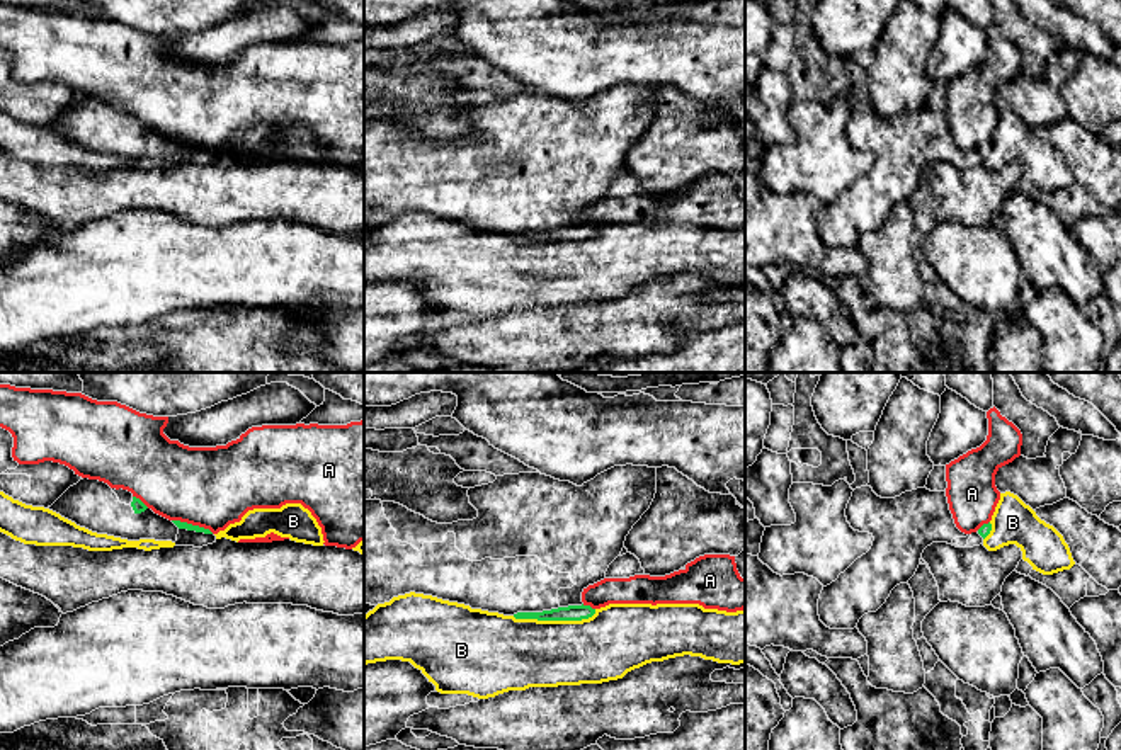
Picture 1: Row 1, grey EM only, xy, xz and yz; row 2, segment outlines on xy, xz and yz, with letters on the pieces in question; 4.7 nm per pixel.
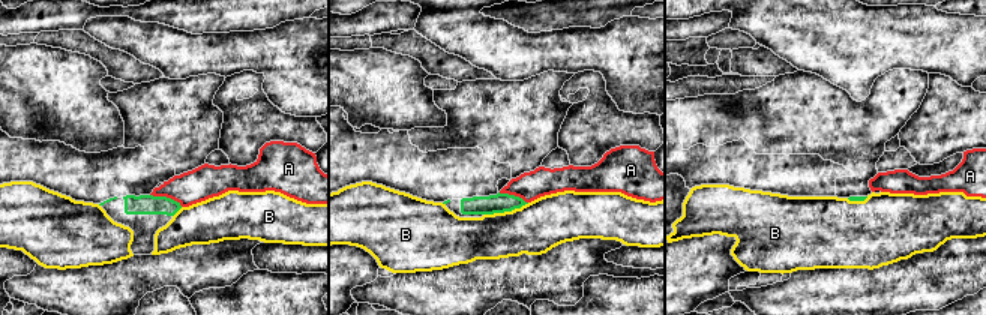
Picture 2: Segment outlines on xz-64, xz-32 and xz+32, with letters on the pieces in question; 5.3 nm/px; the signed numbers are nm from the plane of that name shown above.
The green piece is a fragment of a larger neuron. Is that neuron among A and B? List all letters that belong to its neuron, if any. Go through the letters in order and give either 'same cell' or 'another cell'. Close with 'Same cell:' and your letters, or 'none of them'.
A: another cell
B: another cell
Same cell: none of them

